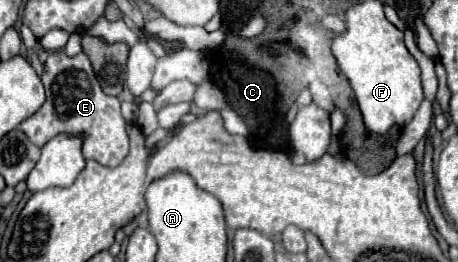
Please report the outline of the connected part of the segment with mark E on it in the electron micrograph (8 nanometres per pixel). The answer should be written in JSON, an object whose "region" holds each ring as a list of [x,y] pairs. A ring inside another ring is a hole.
{"region":[[[60,50],[60,52],[52,52],[52,54],[48,56],[46,64],[44,64],[42,84],[44,84],[44,88],[46,88],[46,102],[42,104],[42,108],[40,108],[36,114],[32,114],[30,118],[26,118],[26,120],[22,122],[22,126],[18,126],[18,128],[22,128],[22,130],[24,130],[24,134],[26,134],[26,136],[36,144],[36,146],[44,146],[50,138],[54,138],[54,136],[56,136],[56,134],[60,134],[60,132],[84,132],[84,134],[86,134],[86,140],[84,140],[84,158],[86,158],[86,160],[96,160],[98,164],[108,166],[108,168],[116,168],[116,166],[120,166],[120,164],[122,164],[122,160],[124,160],[124,158],[128,156],[128,152],[130,152],[128,134],[126,134],[126,120],[124,120],[124,118],[122,118],[122,114],[120,114],[120,102],[118,102],[118,98],[114,98],[114,96],[106,96],[106,94],[102,92],[102,88],[100,88],[100,84],[98,84],[98,80],[96,80],[96,74],[94,74],[94,70],[92,70],[92,64],[90,64],[88,56],[86,56],[84,52],[80,52],[80,54],[76,54],[76,56],[66,56],[62,50]]]}

